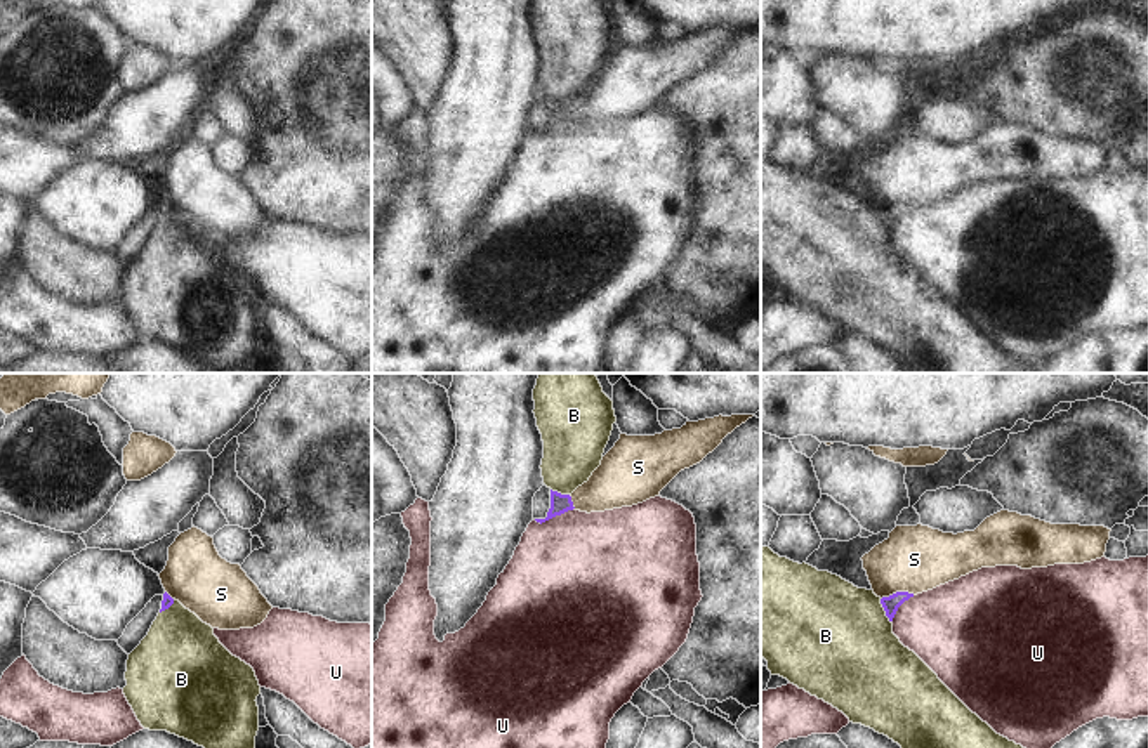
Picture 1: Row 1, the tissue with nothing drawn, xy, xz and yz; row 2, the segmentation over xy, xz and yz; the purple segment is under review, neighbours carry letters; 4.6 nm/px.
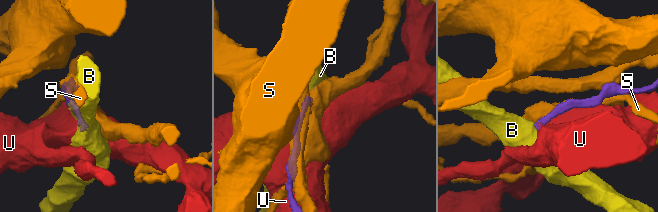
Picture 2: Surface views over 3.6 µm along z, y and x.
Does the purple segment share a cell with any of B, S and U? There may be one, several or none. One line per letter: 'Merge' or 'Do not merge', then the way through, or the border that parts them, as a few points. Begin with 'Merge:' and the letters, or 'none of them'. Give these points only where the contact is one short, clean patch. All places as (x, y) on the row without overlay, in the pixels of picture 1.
Merge: none of them
B: Do not merge. Boundary: yz (879, 210), (890, 233)
S: Do not merge
U: Do not merge

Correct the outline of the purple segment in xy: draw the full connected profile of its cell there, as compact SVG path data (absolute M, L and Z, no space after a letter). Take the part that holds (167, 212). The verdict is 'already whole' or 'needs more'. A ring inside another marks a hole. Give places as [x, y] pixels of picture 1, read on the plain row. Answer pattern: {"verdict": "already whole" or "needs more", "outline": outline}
{"verdict": "needs more", "outline": "M165 203L163 207L155 207L146 219L127 236L123 246L116 252L118 257L130 266L141 252L148 246L156 227L168 220L174 210Z"}

